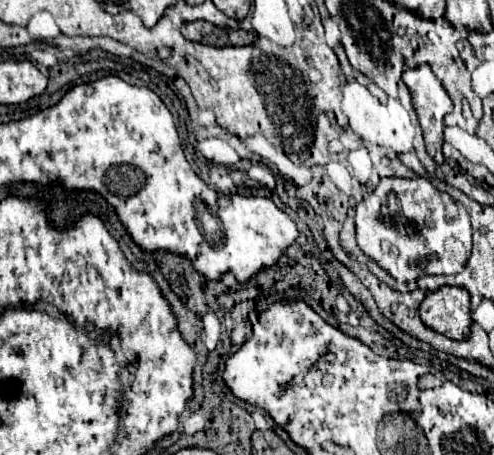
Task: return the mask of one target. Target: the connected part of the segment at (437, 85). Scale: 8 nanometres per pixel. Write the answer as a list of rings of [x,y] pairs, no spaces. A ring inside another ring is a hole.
[[[424,64],[414,70],[404,70],[404,84],[412,94],[412,104],[418,114],[426,152],[432,156],[436,164],[442,164],[442,130],[444,130],[444,114],[452,110],[452,100],[444,90],[442,82],[434,76],[434,72]]]

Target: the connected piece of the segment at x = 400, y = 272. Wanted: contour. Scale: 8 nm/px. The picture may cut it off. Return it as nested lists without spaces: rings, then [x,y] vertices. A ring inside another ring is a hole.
[[[382,178],[376,190],[356,206],[356,238],[358,248],[398,282],[416,280],[420,268],[422,276],[458,274],[466,266],[472,248],[472,228],[466,208],[446,192],[434,188],[428,178]],[[388,192],[396,192],[404,206],[404,216],[408,220],[404,226],[390,228],[380,222],[380,204]],[[412,224],[416,232],[408,230]]]

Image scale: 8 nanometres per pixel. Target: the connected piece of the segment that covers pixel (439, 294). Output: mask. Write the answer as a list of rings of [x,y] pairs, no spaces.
[[[442,286],[436,292],[430,292],[420,304],[422,322],[452,338],[464,340],[470,334],[470,294],[466,288]]]

